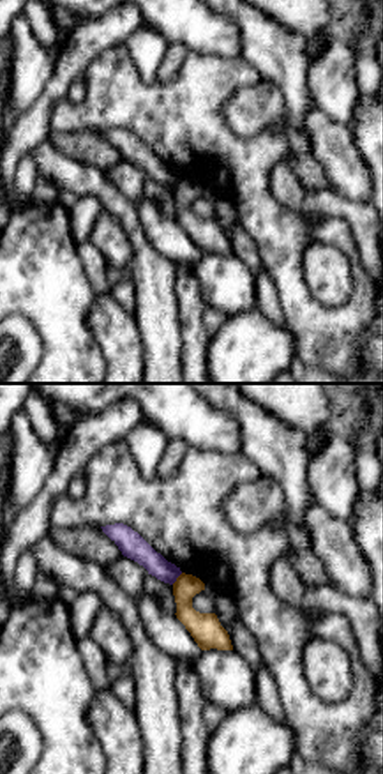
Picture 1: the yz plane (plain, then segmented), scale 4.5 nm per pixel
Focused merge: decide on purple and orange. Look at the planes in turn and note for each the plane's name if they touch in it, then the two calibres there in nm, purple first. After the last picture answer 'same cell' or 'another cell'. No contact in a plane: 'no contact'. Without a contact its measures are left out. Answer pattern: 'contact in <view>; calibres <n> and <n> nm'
contact in yz; calibres 120 and 120 nm

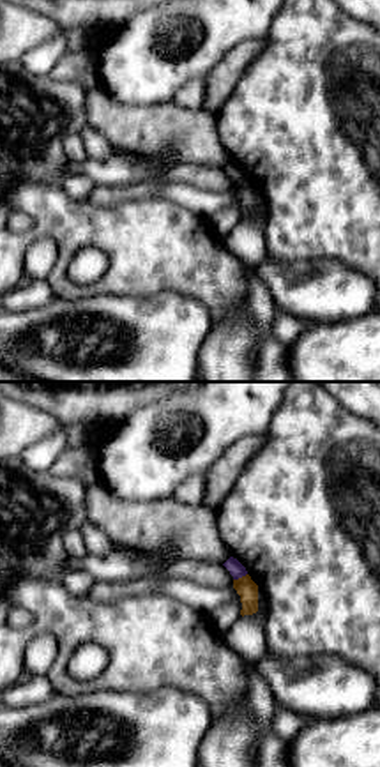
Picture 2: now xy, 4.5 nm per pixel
contact in xy; calibres 70 and 90 nm

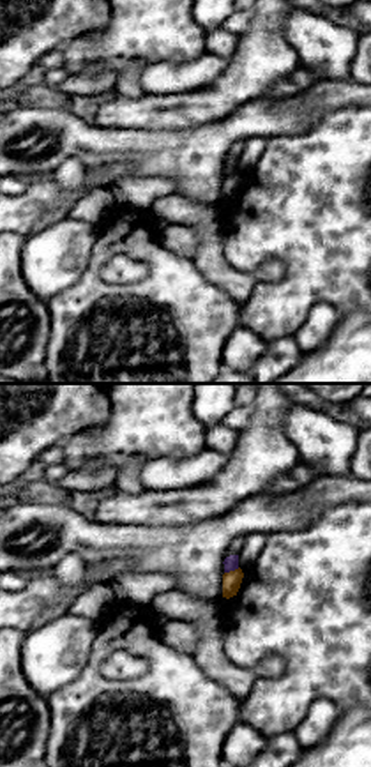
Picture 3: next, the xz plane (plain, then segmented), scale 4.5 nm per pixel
contact in xz; calibres 70 and 90 nm

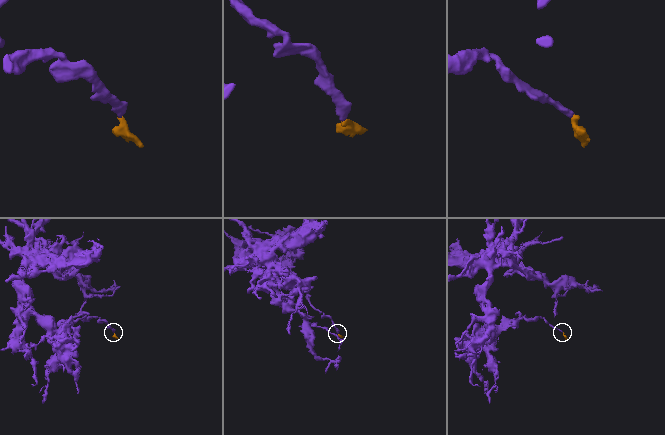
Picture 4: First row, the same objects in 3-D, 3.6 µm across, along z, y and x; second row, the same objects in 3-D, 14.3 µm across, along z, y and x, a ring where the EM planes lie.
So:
another cell

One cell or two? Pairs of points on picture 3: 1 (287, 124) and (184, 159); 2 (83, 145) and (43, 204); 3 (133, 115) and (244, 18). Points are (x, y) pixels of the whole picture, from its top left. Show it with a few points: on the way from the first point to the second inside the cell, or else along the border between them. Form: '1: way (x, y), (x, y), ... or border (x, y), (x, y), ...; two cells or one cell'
1: way (262, 124), (241, 124), (209, 144); one cell
2: border (126, 156), (103, 159), (85, 168); two cells
3: border (253, 18), (241, 36); two cells

